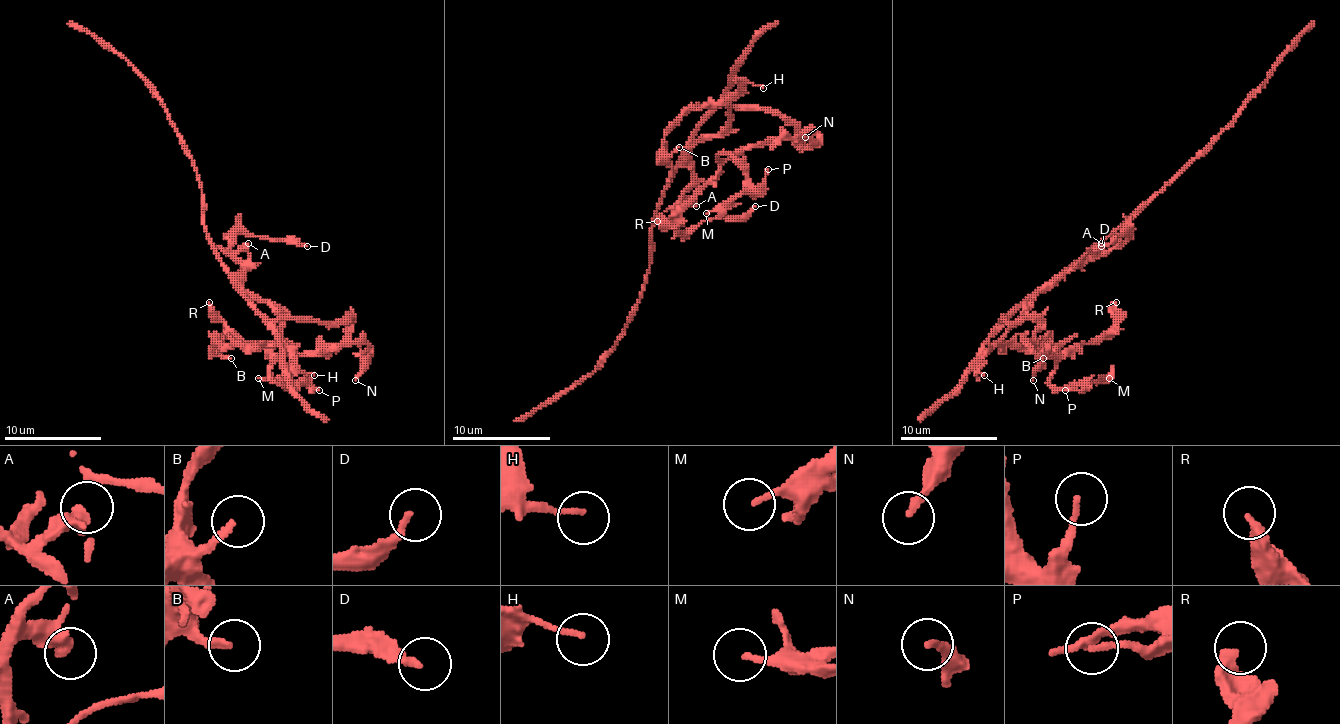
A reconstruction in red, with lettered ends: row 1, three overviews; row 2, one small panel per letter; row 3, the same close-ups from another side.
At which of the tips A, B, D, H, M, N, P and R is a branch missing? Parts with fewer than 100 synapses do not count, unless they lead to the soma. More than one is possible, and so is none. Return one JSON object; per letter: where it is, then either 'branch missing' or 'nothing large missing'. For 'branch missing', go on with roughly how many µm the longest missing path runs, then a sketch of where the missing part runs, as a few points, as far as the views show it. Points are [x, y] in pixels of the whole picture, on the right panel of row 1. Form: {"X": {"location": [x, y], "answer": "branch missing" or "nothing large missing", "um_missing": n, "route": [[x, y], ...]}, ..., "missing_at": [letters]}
{"A": {"location": [1101, 243], "answer": "nothing large missing"}, "B": {"location": [1043, 358], "answer": "nothing large missing"}, "D": {"location": [1101, 246], "answer": "nothing large missing"}, "H": {"location": [984, 375], "answer": "nothing large missing"}, "M": {"location": [1109, 378], "answer": "nothing large missing"}, "N": {"location": [1033, 380], "answer": "nothing large missing"}, "P": {"location": [1065, 390], "answer": "nothing large missing"}, "R": {"location": [1116, 302], "answer": "nothing large missing"}, "missing_at": []}

